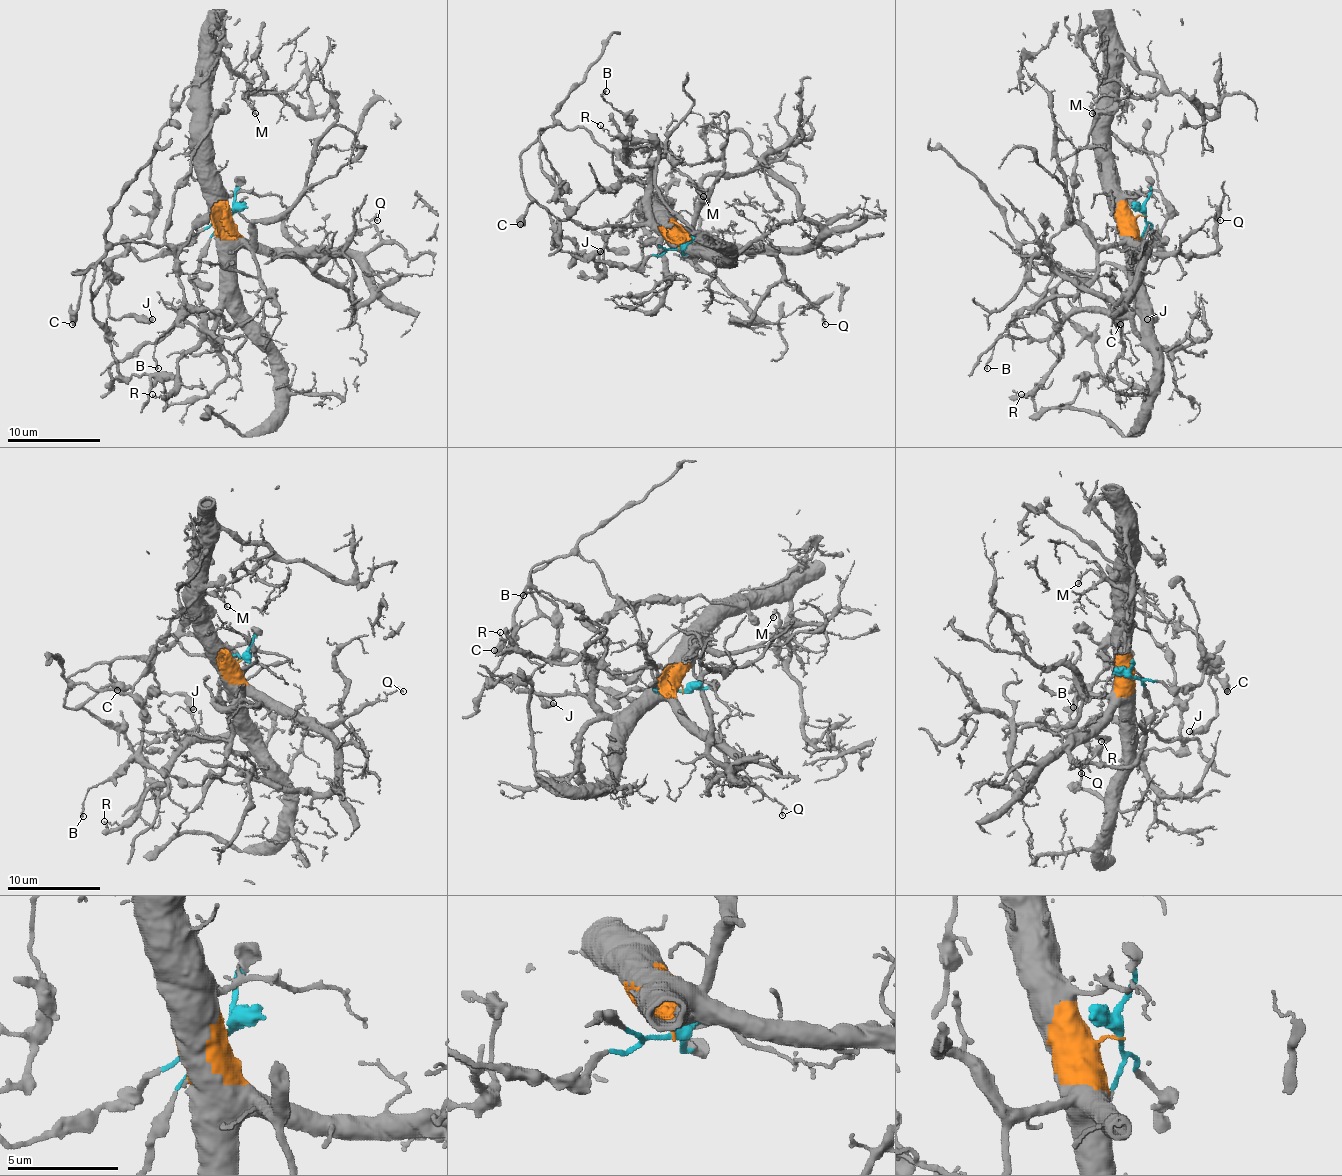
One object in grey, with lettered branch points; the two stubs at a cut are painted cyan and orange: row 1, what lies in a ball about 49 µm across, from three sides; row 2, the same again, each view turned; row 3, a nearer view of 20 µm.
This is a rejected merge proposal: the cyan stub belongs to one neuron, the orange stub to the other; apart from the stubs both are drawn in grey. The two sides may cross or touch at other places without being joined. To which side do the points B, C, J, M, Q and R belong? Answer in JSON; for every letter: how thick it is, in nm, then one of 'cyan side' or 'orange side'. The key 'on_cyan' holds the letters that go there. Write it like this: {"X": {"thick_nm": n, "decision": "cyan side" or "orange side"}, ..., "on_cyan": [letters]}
{"B": {"thick_nm": 150, "decision": "cyan side"}, "C": {"thick_nm": 500, "decision": "cyan side"}, "J": {"thick_nm": 440, "decision": "cyan side"}, "M": {"thick_nm": 150, "decision": "orange side"}, "Q": {"thick_nm": 80, "decision": "orange side"}, "R": {"thick_nm": 110, "decision": "orange side"}, "on_cyan": ["B", "C", "J"]}

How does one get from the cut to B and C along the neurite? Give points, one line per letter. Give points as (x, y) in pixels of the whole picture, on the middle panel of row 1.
B: (678, 248), (639, 266), (590, 259), (528, 192), (521, 155), (549, 127), (630, 150), (607, 90)
C: (678, 248), (651, 255), (639, 266), (597, 262), (555, 232), (551, 215), (539, 204), (530, 204), (521, 225)

